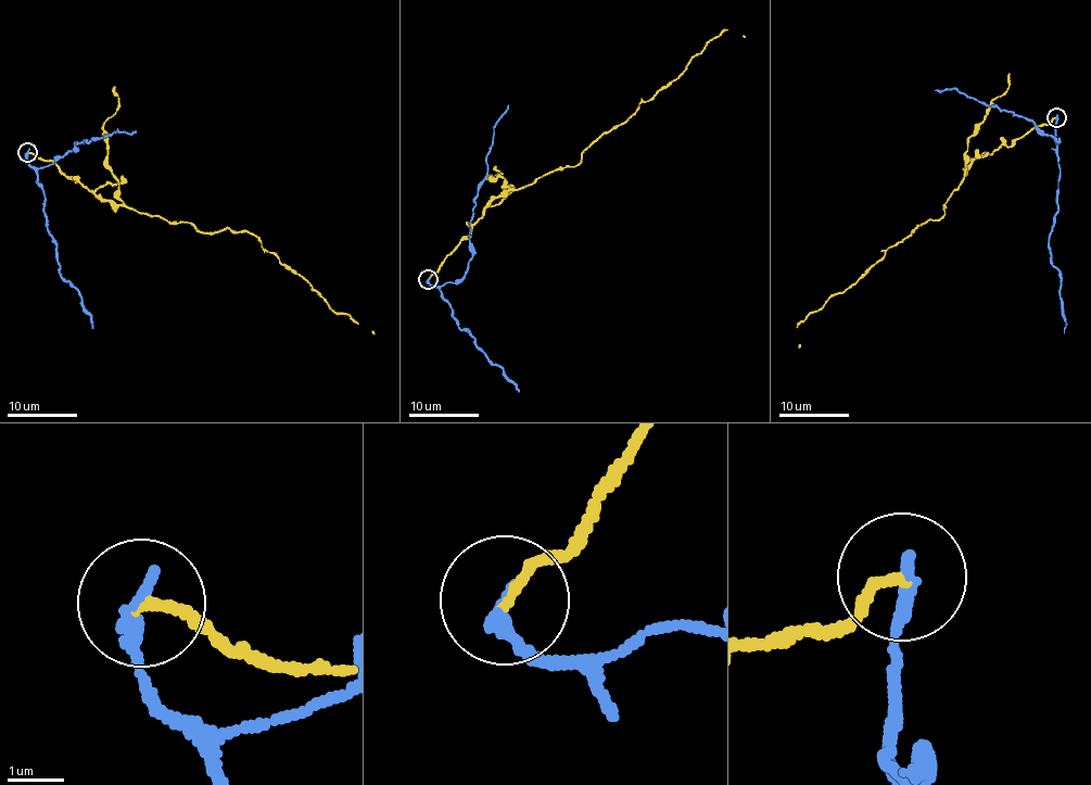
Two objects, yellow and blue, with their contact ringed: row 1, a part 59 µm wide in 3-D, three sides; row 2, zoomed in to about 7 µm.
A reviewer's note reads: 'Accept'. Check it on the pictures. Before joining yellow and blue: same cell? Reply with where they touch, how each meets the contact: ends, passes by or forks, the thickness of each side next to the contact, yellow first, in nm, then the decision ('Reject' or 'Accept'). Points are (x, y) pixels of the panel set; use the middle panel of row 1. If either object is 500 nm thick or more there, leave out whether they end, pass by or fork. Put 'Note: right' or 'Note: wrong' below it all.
Place: (428, 279). At the ring yellow ends. At the ring blue ends. Thickness 170 nm (yellow) against 300 nm. Reject
Note: wrong

